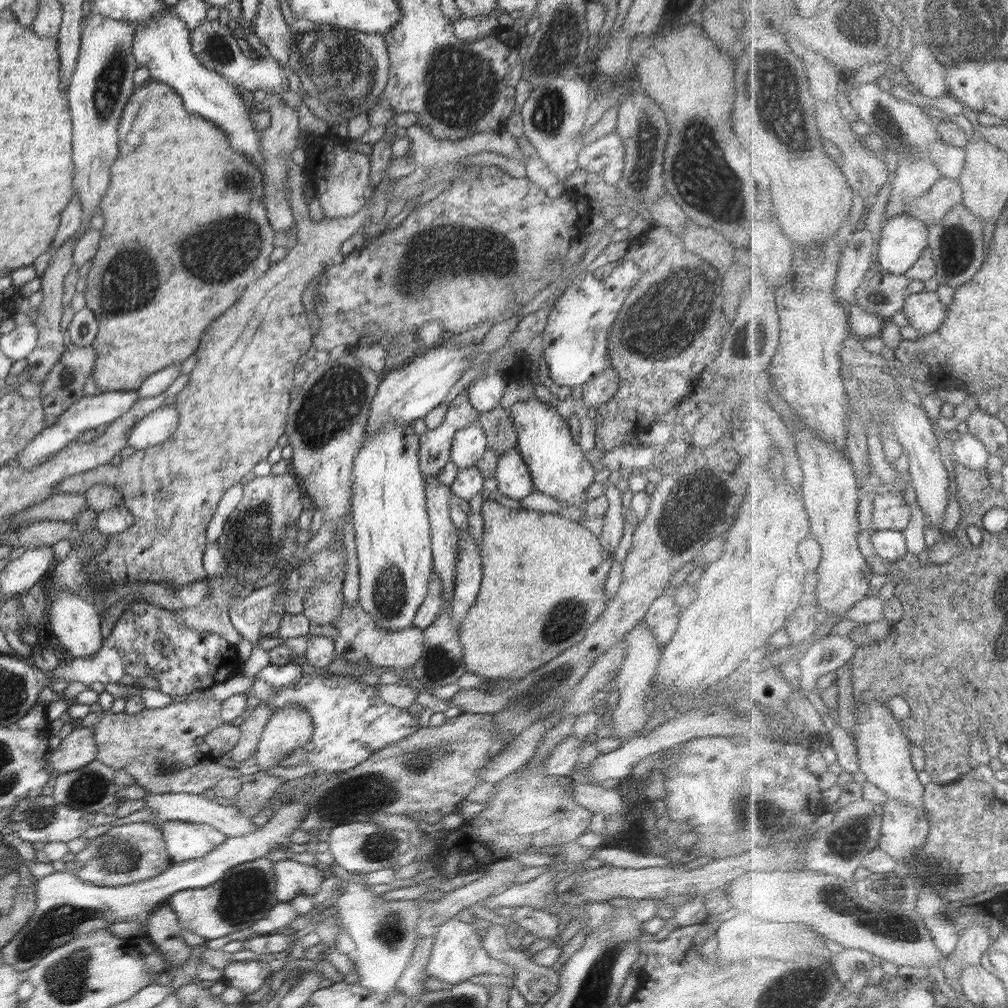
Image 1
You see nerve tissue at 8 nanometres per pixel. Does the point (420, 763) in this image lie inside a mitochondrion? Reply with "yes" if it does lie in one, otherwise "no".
yes

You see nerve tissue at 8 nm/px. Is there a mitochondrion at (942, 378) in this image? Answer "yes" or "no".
no

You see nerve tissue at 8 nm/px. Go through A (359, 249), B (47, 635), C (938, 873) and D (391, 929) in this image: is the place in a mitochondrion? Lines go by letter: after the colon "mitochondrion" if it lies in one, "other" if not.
A: other
B: other
C: mitochondrion
D: mitochondrion

